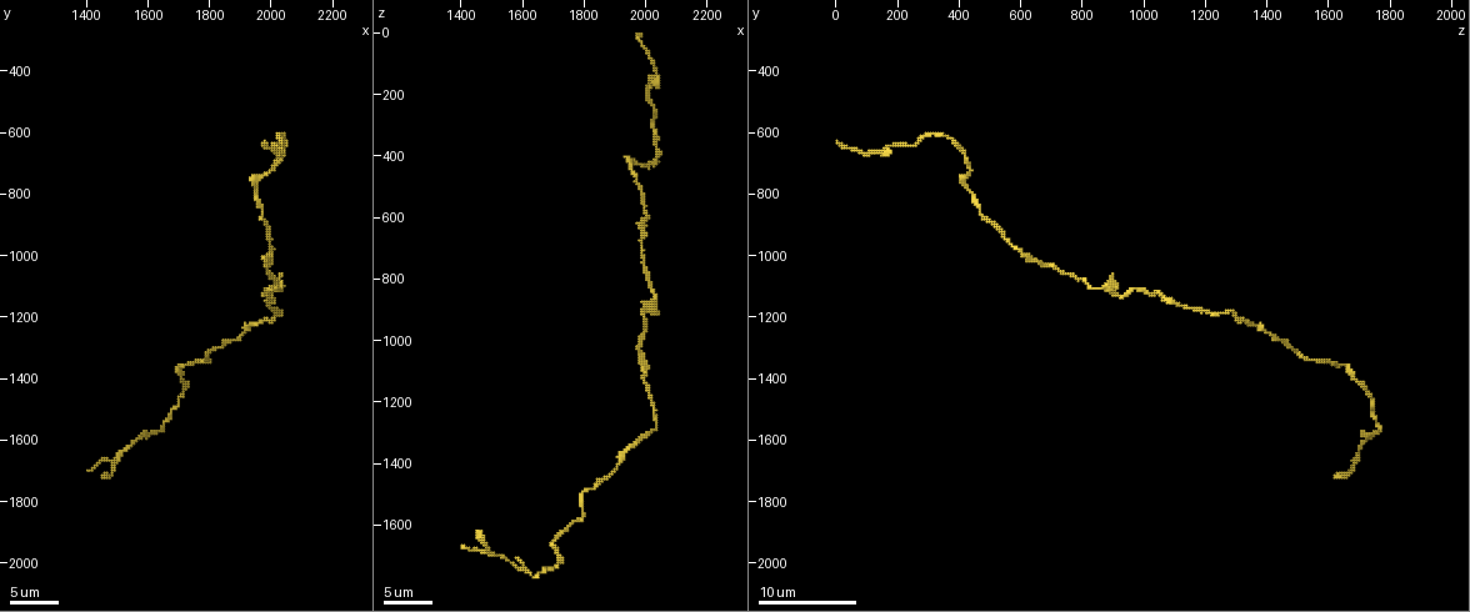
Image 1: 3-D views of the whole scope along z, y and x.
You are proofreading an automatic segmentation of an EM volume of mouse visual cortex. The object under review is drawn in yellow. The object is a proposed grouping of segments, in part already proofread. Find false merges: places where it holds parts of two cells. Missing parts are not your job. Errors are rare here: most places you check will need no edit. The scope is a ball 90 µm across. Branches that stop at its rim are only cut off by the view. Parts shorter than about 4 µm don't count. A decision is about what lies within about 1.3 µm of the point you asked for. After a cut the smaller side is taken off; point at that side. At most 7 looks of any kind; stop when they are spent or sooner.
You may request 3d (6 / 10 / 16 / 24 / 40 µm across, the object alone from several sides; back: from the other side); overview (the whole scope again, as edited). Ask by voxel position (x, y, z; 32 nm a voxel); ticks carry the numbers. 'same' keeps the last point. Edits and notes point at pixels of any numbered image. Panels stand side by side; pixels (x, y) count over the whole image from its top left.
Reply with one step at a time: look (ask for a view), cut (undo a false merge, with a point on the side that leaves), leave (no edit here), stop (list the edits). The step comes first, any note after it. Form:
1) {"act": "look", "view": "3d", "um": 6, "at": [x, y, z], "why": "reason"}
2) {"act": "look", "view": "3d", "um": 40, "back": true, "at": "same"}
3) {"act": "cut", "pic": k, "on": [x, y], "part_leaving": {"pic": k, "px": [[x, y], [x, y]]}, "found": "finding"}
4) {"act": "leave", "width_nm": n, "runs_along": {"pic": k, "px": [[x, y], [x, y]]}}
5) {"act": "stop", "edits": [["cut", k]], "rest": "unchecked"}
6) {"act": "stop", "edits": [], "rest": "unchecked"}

{"act": "look", "view": "3d", "um": 6, "at": [1970, 860, 480], "why": "narrows sharply"}

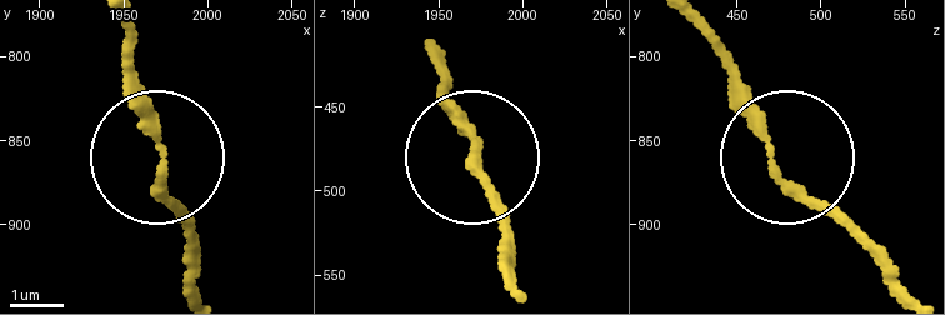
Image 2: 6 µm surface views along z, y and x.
{"act": "look", "view": "3d", "um": 6, "back": true, "at": [1970, 864, 472]}

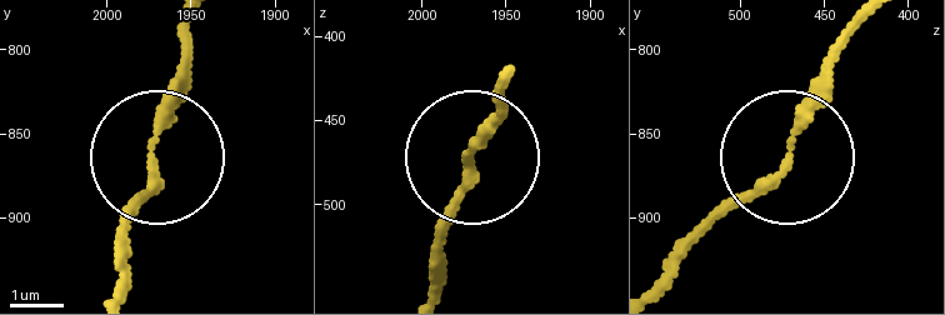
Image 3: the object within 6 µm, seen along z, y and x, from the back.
{"act": "leave", "runs_along": {"pic": 3, "px": [[114, 285], [154, 124], [189, 48]]}, "found": "continuous, no second cell"}

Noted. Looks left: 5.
{"act": "look", "view": "3d", "um": 10, "at": [2010, 640, 200], "why": "calibre changes"}

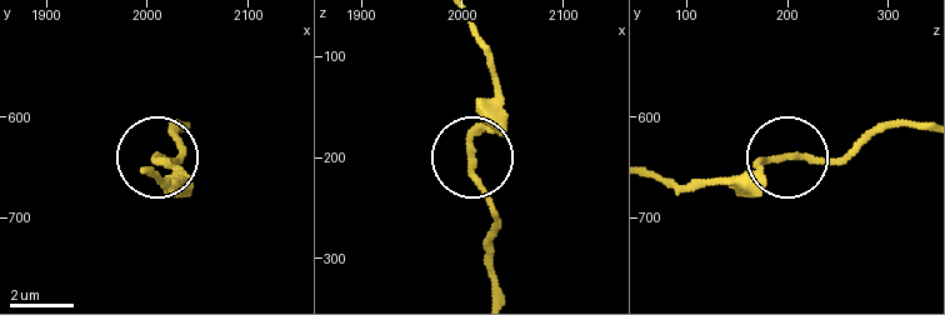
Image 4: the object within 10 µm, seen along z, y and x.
{"act": "leave", "width_nm": 220, "runs_along": {"pic": 4, "px": [[920, 129], [888, 120], [839, 159], [766, 161], [721, 183]]}, "found": "one cell here"}

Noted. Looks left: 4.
{"act": "look", "view": "3d", "um": 6, "at": [2020, 1110, 850], "why": "thick turns thin"}

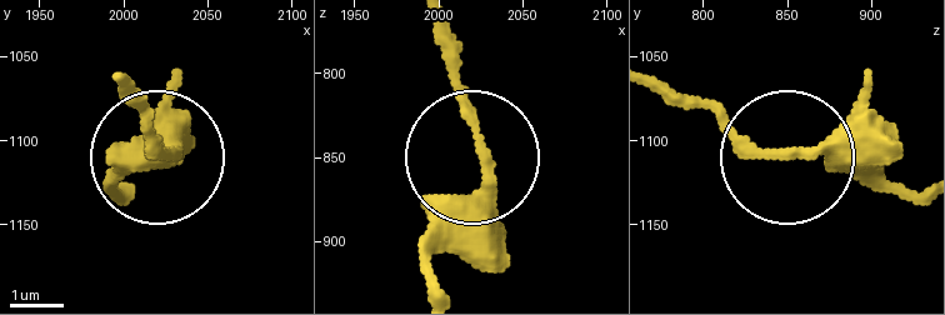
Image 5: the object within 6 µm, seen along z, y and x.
{"act": "leave", "runs_along": {"pic": 5, "px": [[431, 281], [436, 228], [481, 174], [445, 44]]}, "found": "all the same cell"}

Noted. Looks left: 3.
{"act": "look", "view": "3d", "um": 10, "at": [1620, 1580, 1760], "why": "thin neck"}

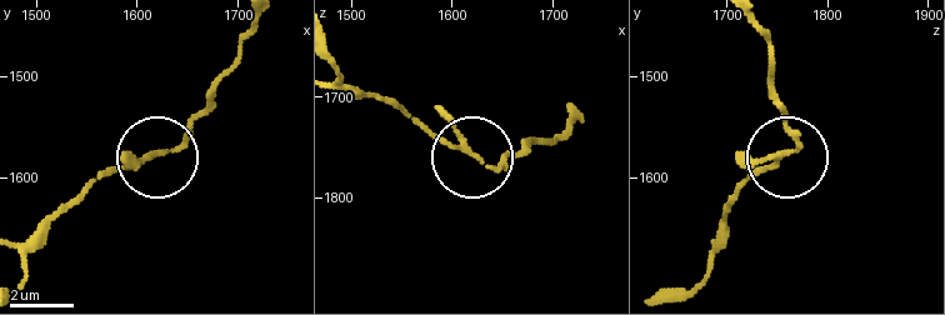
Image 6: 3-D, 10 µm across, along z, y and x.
{"act": "leave", "runs_along": {"pic": 6, "px": [[254, 20], [181, 141], [116, 168], [79, 203]]}, "found": "continuous, no second cell"}

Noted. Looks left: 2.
{"act": "stop", "edits": [], "rest": "unchecked"}

